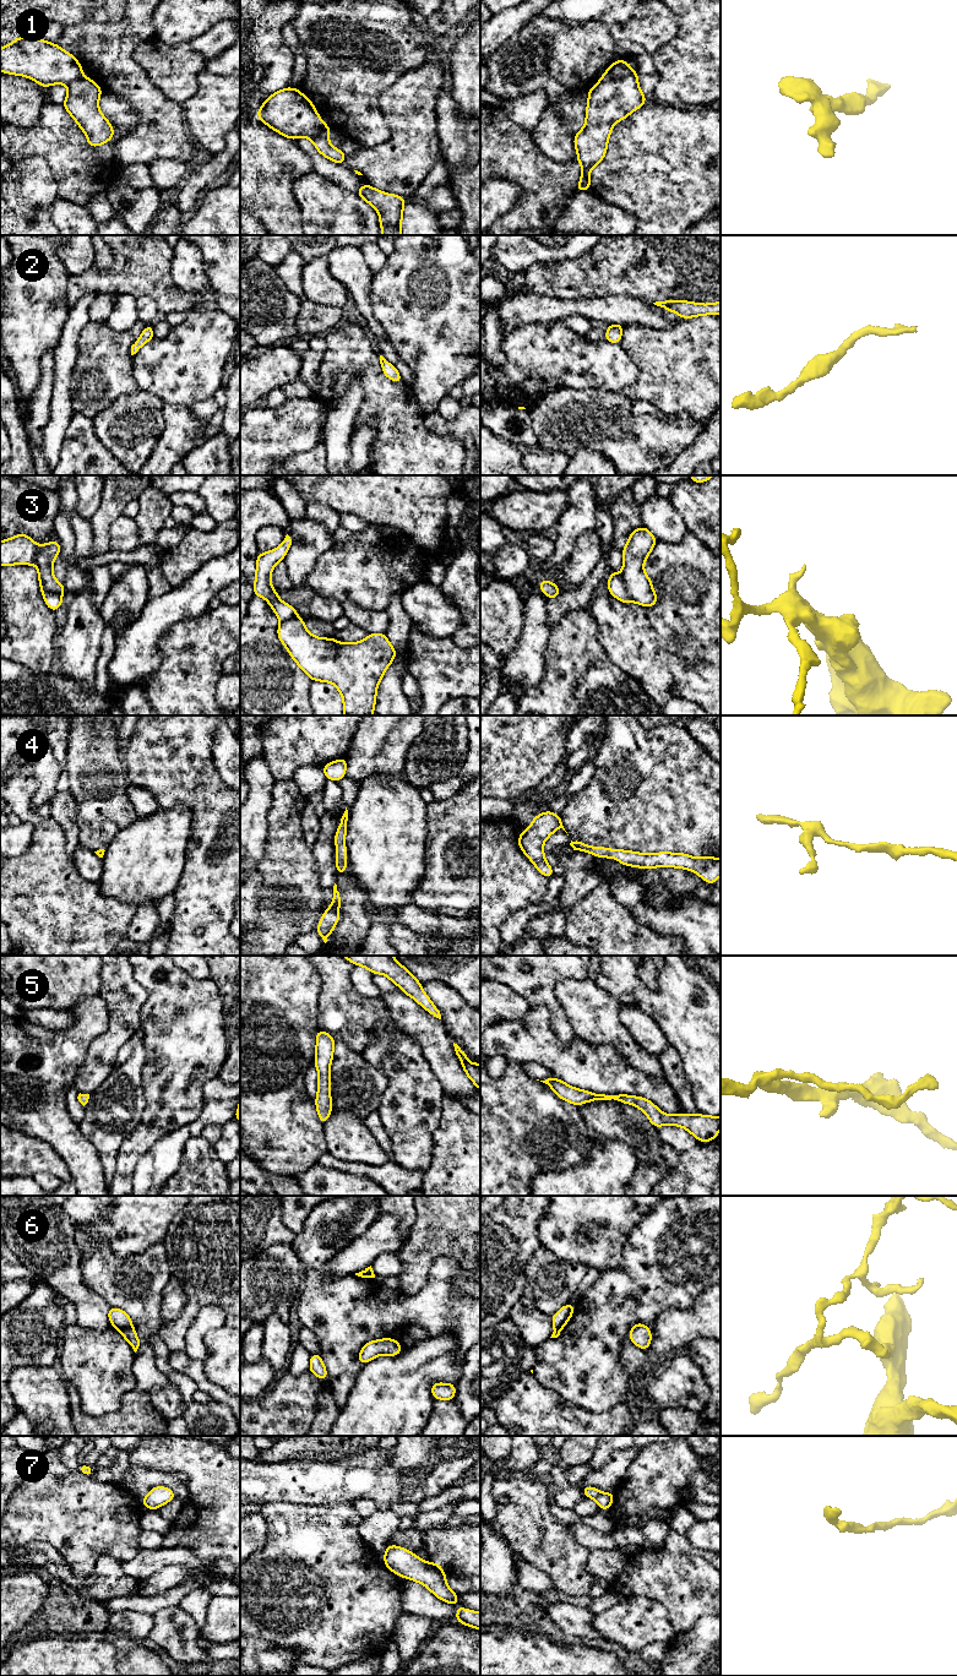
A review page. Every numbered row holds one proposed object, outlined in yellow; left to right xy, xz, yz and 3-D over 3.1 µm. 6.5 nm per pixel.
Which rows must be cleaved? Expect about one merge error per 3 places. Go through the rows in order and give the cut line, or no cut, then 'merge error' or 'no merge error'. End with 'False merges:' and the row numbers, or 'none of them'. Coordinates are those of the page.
1: cut in yz along (635, 71), (601, 81); merge error
2: no cut; no merge error
3: cut in yz along (621, 575), (625, 591), (631, 599); merge error
4: no cut; no merge error
5: no cut; no merge error
6: cut in xy along (131, 1324), (119, 1331); merge error
7: no cut; no merge error
False merges: 1, 3, 6

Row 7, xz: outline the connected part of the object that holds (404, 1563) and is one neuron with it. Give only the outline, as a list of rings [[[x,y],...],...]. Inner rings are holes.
[[[395,1545],[386,1546],[384,1563],[396,1576],[415,1580],[440,1600],[457,1605],[458,1595],[448,1588],[446,1574],[439,1563],[425,1562],[409,1550]]]

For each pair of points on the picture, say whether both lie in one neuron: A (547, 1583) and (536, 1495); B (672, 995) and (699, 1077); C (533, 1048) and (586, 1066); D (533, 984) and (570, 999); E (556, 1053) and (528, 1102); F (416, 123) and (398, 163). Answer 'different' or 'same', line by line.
A: different
B: same
C: same
D: different
E: different
F: same

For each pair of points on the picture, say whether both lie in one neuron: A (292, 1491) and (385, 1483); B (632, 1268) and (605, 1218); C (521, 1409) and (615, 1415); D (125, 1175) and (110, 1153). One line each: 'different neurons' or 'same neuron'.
A: same neuron
B: different neurons
C: same neuron
D: different neurons

